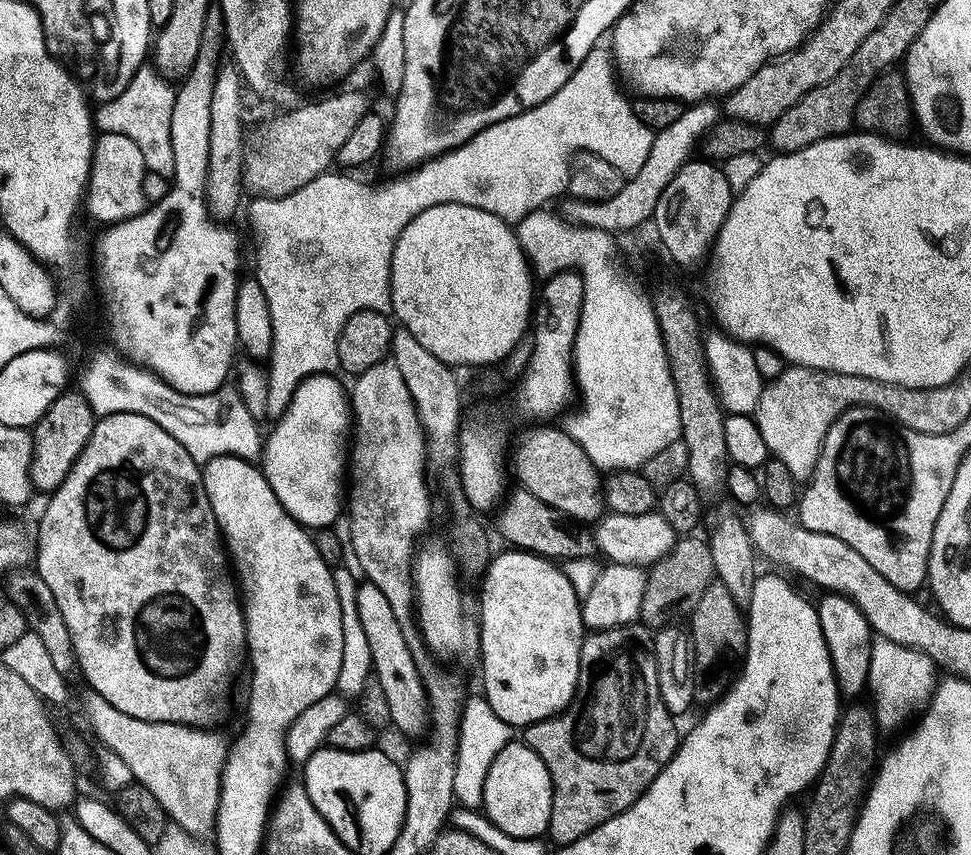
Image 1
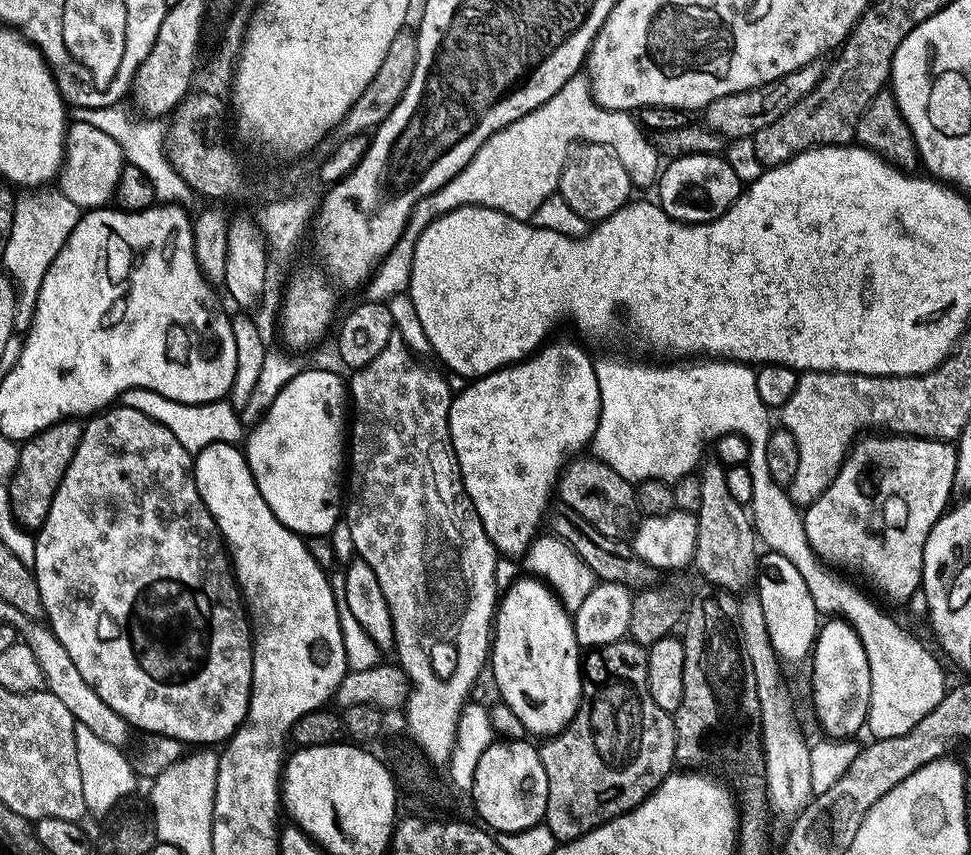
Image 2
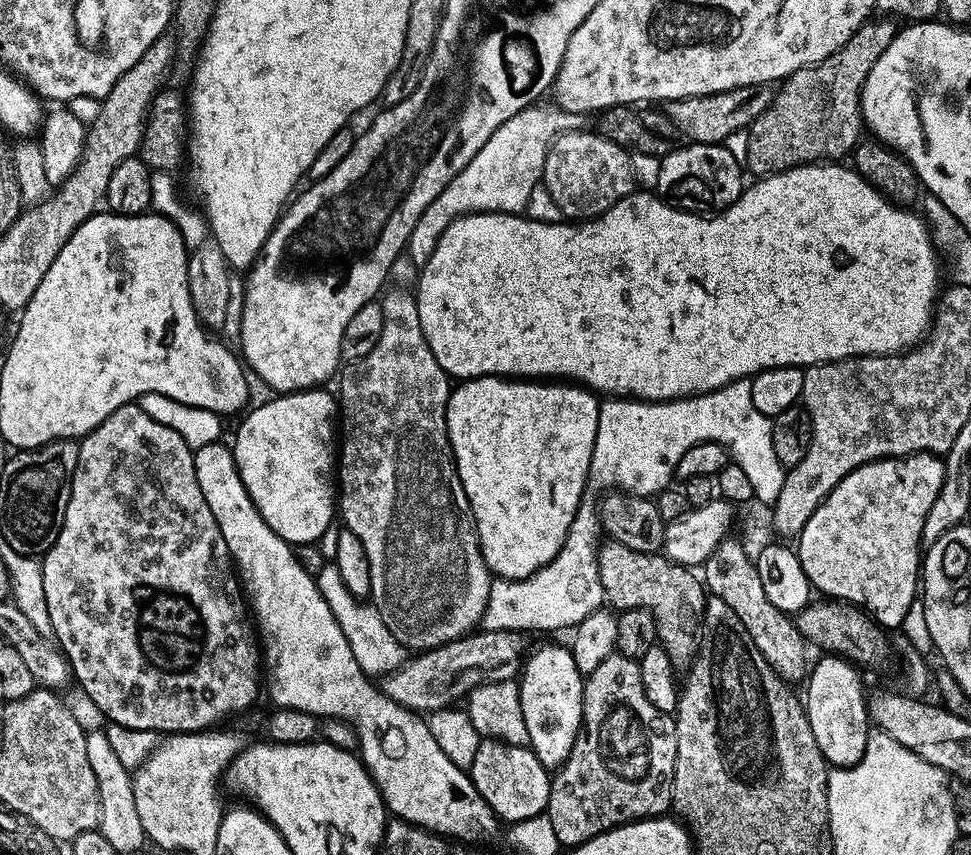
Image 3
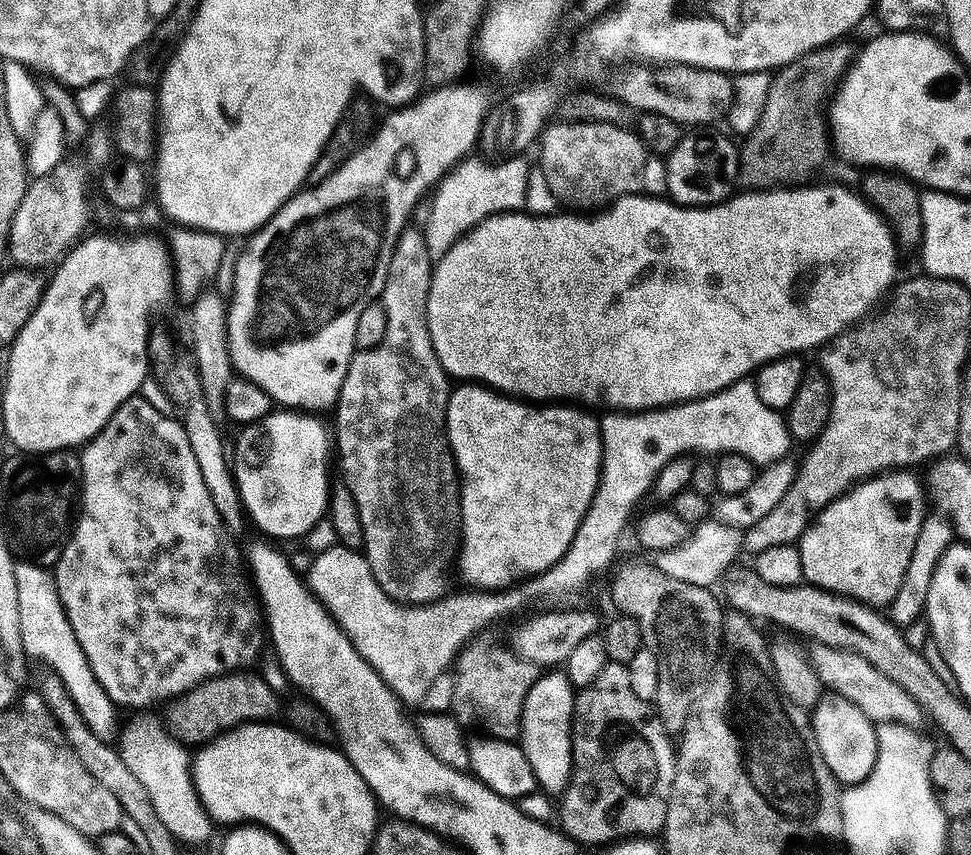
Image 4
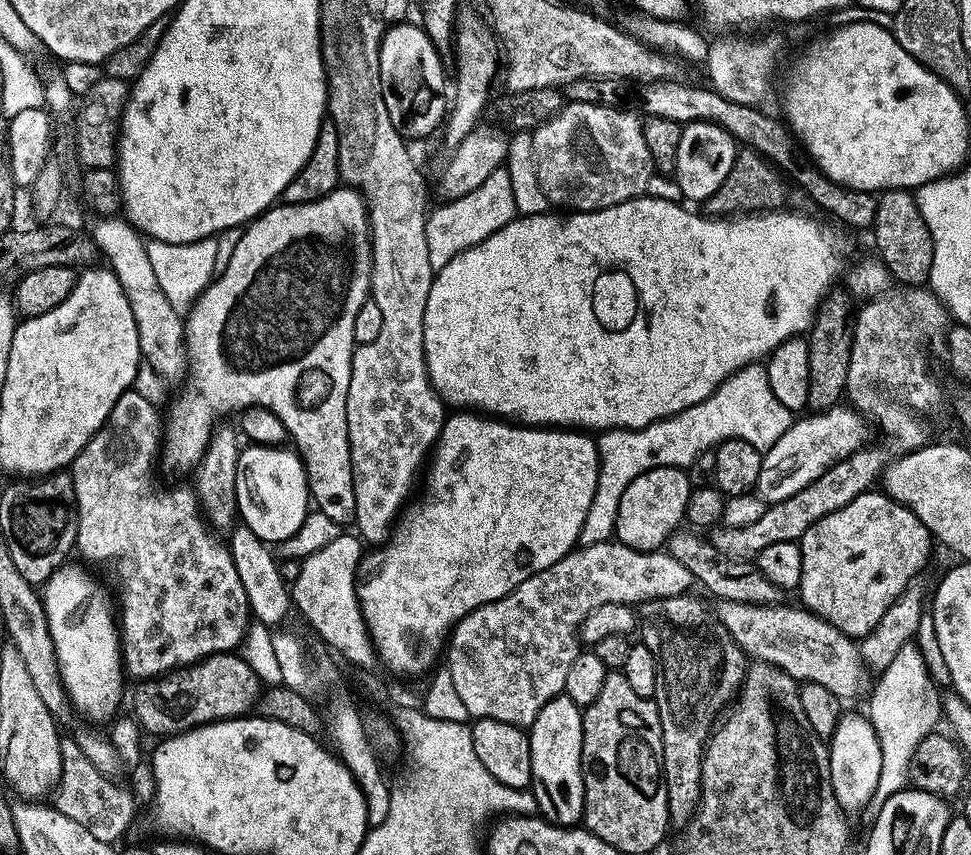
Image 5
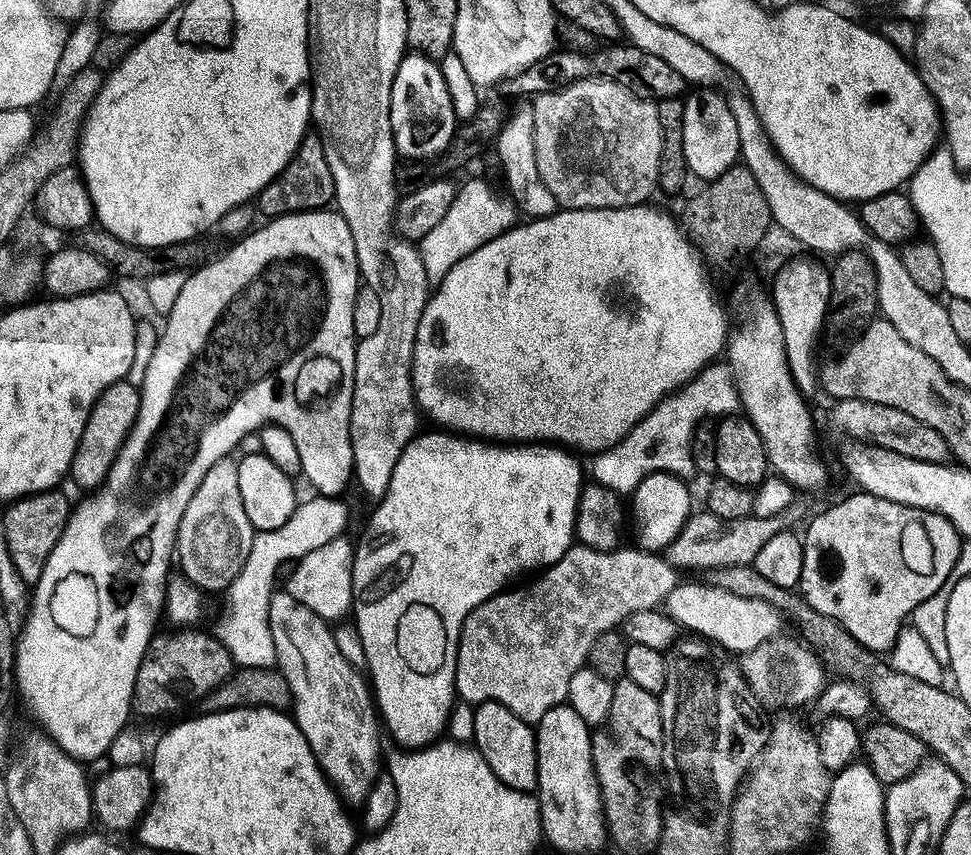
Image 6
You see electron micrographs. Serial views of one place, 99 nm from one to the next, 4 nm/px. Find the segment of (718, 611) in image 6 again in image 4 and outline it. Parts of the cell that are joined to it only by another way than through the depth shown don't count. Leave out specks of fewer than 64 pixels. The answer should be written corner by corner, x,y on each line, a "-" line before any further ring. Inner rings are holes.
813,643
811,647
812,669
824,683
825,689
829,693
854,702
854,706
858,706
858,710
862,710
862,714
866,714
866,718
870,718
873,724
877,726
903,724
905,728
915,729
916,723
925,719
918,702
914,702
914,698
910,698
910,694
906,694
906,690
902,690
898,682
890,682
886,674
882,674
880,670
874,670
874,666
870,666
870,662
866,662
858,654
841,648
831,648
825,644

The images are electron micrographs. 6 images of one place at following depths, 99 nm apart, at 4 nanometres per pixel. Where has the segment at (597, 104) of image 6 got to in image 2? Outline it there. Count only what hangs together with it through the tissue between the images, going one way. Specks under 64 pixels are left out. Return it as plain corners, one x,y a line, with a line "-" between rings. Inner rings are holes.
577,142
568,149
568,159
564,161
564,169
560,175
558,194
584,220
599,222
614,214
622,205
629,203
634,189
630,174
626,174
626,166
618,162
612,149
605,144
589,144

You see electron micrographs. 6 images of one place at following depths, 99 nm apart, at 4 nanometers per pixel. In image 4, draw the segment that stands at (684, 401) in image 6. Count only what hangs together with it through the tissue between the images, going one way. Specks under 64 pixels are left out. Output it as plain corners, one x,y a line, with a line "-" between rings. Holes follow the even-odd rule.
748,378
701,400
674,404
671,408
653,408
650,412
612,412
601,415
599,421
602,462
596,493
564,557
547,572
527,581
532,596
572,596
608,567
620,548
624,512
651,493
658,470
666,462
685,454
736,452
747,456
752,464
767,466
781,459
790,445
785,417
763,404
755,383

